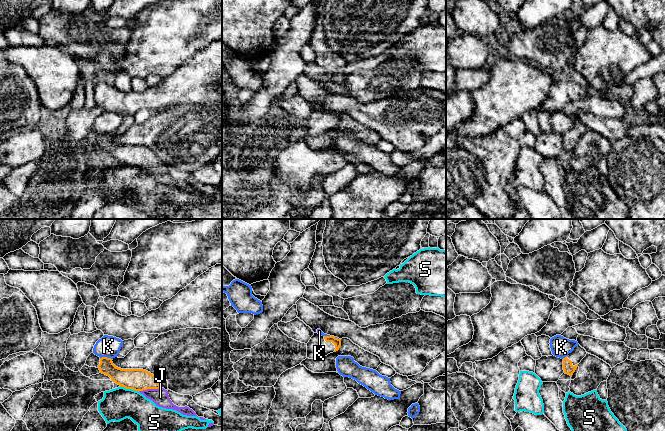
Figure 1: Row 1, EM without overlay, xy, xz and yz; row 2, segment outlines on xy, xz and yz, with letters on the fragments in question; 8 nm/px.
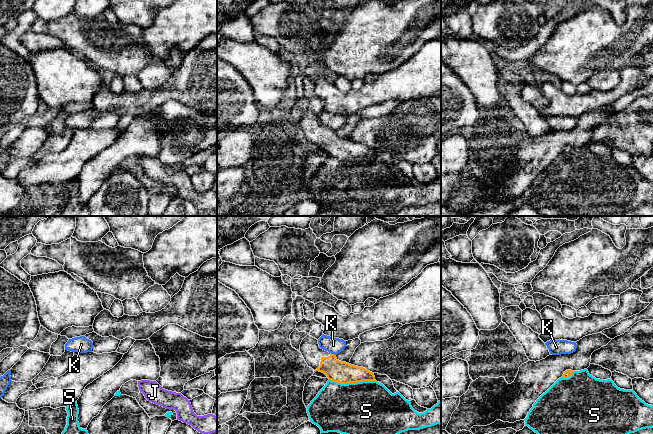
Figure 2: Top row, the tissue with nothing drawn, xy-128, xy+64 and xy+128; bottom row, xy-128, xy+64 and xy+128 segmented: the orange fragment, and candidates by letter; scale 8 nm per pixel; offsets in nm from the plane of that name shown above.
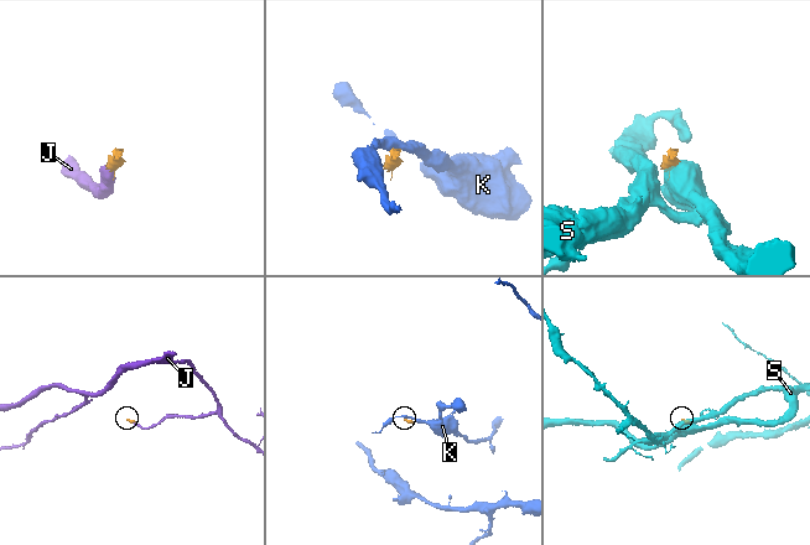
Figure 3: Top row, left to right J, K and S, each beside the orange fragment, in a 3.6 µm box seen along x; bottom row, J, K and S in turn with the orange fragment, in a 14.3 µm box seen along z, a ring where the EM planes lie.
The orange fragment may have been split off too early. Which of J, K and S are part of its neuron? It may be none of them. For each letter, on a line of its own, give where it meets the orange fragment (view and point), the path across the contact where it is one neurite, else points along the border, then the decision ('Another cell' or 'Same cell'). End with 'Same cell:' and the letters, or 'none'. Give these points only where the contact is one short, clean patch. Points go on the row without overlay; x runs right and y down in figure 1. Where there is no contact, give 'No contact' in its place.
J: Touches orange at xy (149, 164). Path across: xy (136, 155), (141, 156), (149, 164), (160, 173). Same cell
K: Touches orange at xy (106, 133). Boundary: xy (100, 133), (110, 133), (112, 135). Another cell
S: Touches orange at xy (129, 164). Boundary: xy (120, 162), (126, 165), (134, 165), (138, 168). Another cell
Same cell: J

